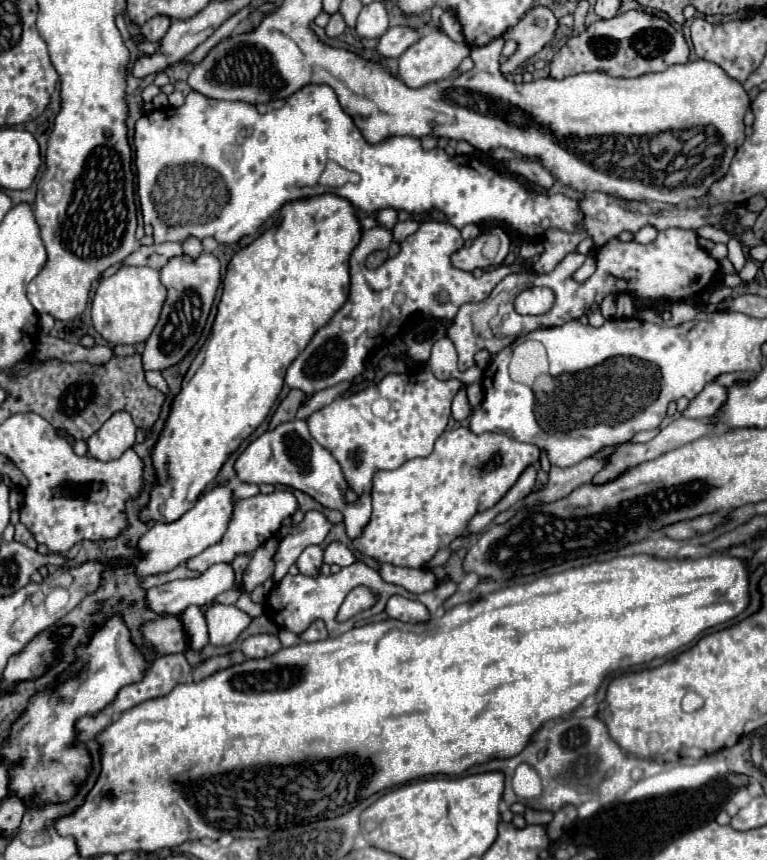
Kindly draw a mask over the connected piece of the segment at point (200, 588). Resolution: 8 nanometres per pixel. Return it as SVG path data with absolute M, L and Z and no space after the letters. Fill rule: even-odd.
M215 564L199 578L173 580L155 588L149 588L147 598L155 612L181 614L187 606L209 606L219 594L235 586L235 570L231 564Z

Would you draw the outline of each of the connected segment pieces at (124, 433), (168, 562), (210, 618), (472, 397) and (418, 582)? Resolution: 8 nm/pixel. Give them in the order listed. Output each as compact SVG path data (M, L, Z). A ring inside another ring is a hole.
M115 412L89 440L89 456L97 460L115 460L135 444L135 424L129 412Z
M221 484L211 490L207 490L197 504L185 512L177 522L173 524L155 524L149 528L141 540L139 540L139 552L135 554L135 566L139 576L151 576L151 574L163 574L179 566L181 562L187 562L189 558L197 556L205 548L217 544L231 520L231 514L235 510L235 496L231 486Z
M213 604L205 612L205 620L209 626L209 638L213 646L231 644L251 622L251 616L235 606Z
M469 384L467 386L467 396L469 396L469 404L473 408L477 408L481 404L481 400L483 400L483 388L481 388L481 384Z
M381 564L379 574L389 584L399 584L413 594L421 594L421 592L433 590L437 586L437 578L435 578L433 570L427 570L427 568L415 570L415 568L399 568L393 564Z

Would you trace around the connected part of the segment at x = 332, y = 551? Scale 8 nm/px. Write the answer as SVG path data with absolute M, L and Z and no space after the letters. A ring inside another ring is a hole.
M333 542L327 550L325 550L325 562L327 564L339 564L339 566L349 566L355 562L353 552L343 546L341 542Z

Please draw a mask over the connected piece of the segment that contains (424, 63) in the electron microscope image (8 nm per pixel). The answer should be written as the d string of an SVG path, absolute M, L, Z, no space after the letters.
M433 30L425 36L421 36L413 46L409 46L401 58L399 58L399 78L409 86L409 88L421 88L425 84L437 82L437 80L445 80L453 74L455 68L459 68L461 60L465 56L469 56L471 48L467 44L457 44L453 42L445 32Z

